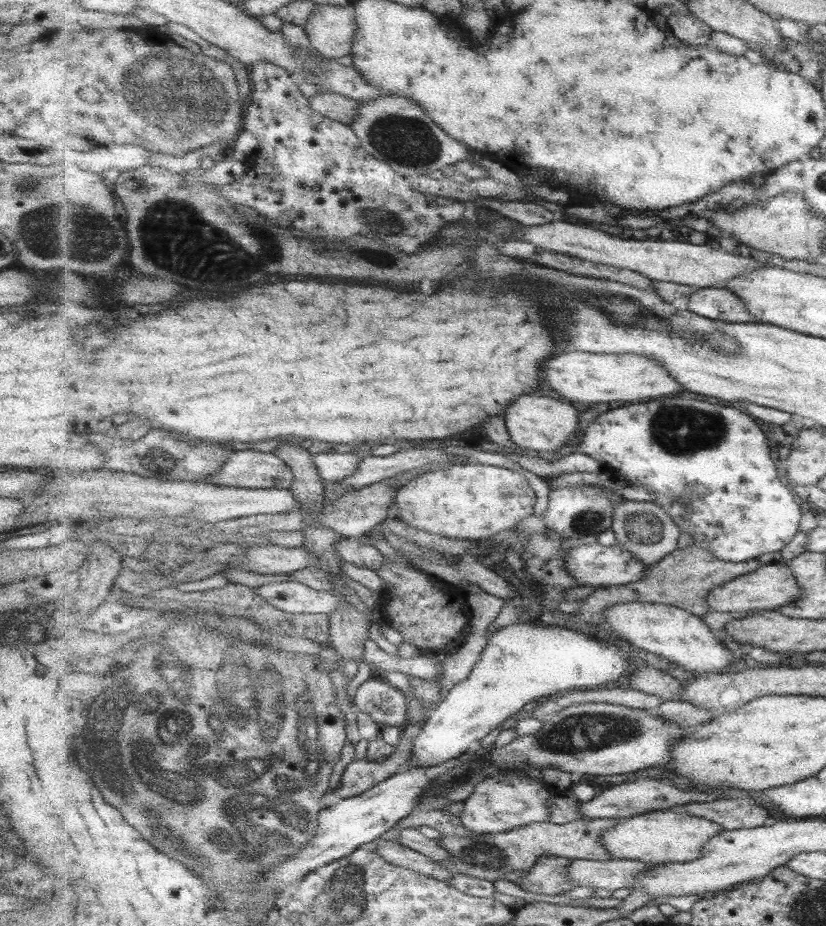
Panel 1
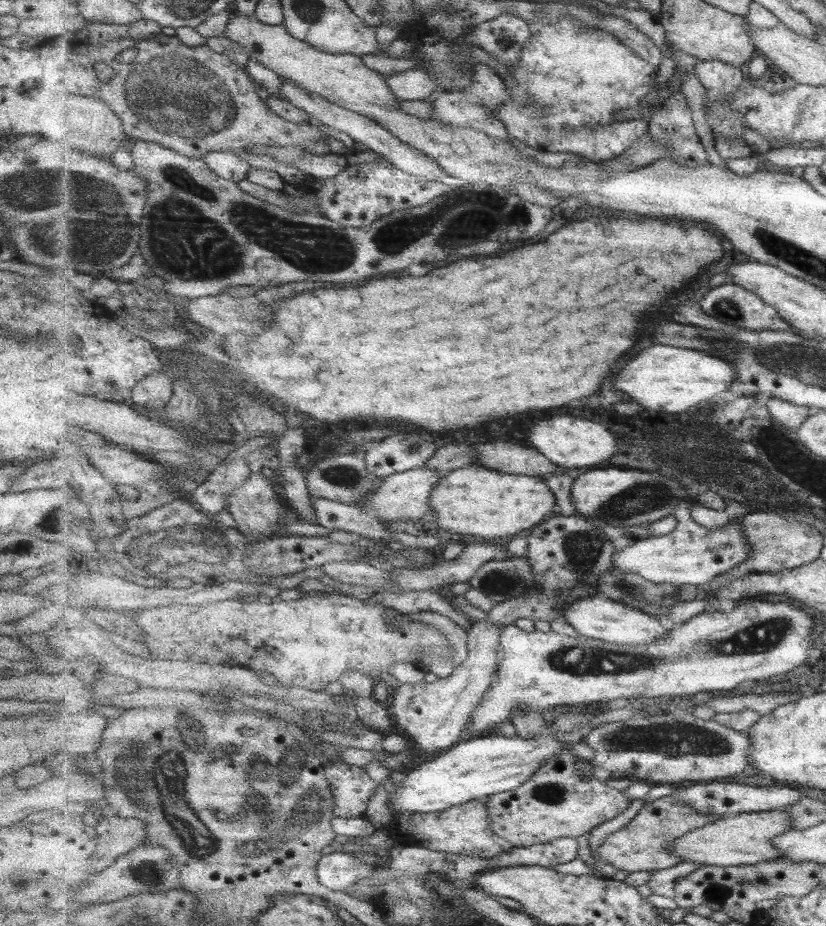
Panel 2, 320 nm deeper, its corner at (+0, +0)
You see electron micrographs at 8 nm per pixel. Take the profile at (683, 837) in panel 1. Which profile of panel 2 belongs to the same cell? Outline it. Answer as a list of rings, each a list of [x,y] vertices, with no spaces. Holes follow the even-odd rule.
[[[766,811],[755,813],[741,813],[739,815],[716,816],[711,824],[693,830],[685,837],[678,838],[672,844],[672,851],[682,858],[682,862],[702,862],[704,865],[741,866],[757,864],[763,861],[773,861],[782,858],[782,852],[774,845],[774,838],[785,834],[792,828],[792,818],[787,812]]]

